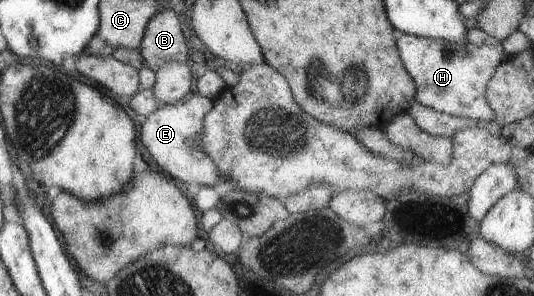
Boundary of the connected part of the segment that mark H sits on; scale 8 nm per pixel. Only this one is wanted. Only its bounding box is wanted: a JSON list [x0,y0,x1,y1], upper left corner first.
[395,28,505,121]

